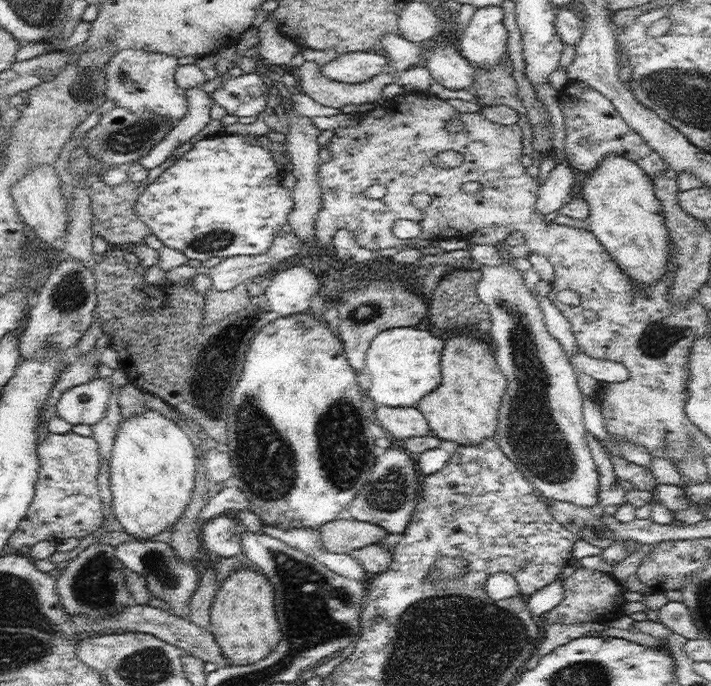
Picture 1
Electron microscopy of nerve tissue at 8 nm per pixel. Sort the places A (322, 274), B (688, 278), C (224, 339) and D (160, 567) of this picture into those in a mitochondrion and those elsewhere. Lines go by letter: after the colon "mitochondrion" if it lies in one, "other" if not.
A: other
B: other
C: other
D: mitochondrion

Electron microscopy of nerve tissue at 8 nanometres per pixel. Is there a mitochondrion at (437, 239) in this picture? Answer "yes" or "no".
no

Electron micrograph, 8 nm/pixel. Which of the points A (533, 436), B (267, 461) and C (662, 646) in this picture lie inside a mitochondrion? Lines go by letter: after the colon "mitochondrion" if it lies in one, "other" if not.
A: mitochondrion
B: mitochondrion
C: other

